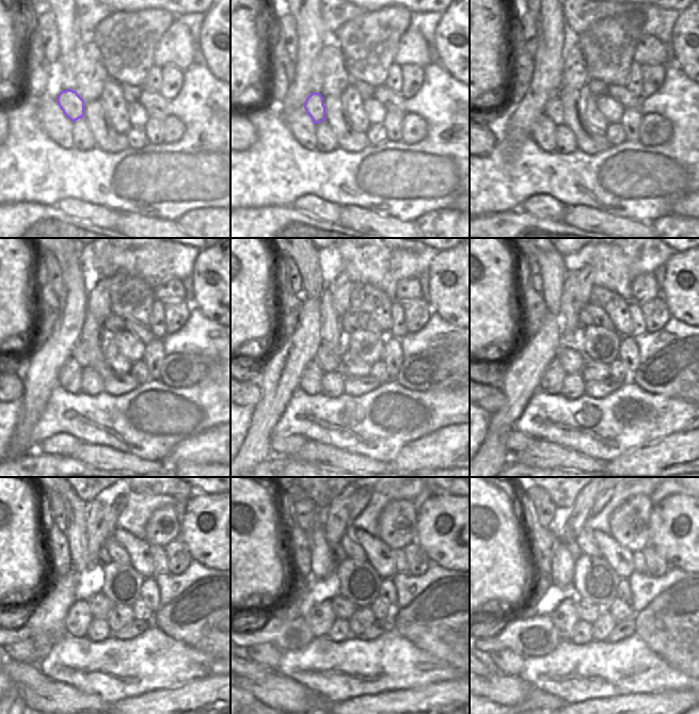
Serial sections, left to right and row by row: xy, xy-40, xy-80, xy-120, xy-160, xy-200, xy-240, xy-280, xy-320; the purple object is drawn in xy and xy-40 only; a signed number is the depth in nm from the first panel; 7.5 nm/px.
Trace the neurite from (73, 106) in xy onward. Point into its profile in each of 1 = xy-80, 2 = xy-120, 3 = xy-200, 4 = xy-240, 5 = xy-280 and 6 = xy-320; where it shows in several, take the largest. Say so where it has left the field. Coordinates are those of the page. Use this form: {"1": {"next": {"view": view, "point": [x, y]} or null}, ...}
{"1": {"next": {"view": "xy-80", "point": [553, 109]}}, "2": {"next": {"view": "xy-120", "point": [81, 353]}}, "3": {"next": {"view": "xy-200", "point": [572, 361]}}, "4": {"next": {"view": "xy-240", "point": [100, 606]}}, "5": {"next": {"view": "xy-280", "point": [343, 608]}}, "6": {"next": {"view": "xy-320", "point": [587, 612]}}}

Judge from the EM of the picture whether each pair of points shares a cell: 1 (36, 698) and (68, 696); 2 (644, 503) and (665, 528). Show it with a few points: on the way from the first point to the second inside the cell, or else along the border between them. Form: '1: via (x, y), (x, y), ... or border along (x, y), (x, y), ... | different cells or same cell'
1: via (44, 698), (61, 698) | same cell
2: border along (653, 506), (650, 512), (649, 536) | different cells

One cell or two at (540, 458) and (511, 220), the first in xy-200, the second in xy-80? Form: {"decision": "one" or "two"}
{"decision": "two"}

